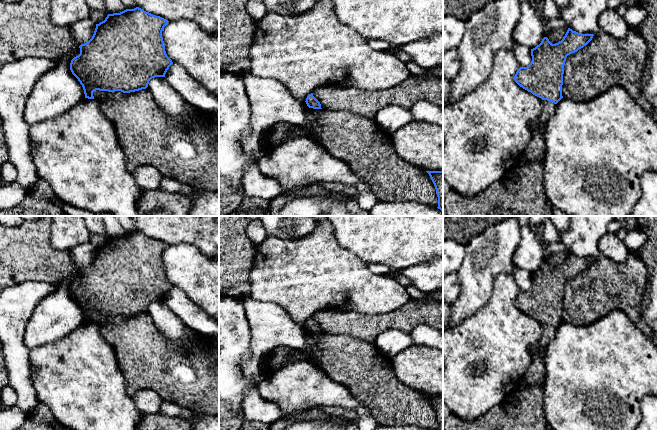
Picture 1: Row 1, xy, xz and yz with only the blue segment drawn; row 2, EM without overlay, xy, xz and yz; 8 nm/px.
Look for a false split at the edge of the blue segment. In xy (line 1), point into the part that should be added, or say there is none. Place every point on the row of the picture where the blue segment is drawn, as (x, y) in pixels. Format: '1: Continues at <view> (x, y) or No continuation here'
1: No continuation here

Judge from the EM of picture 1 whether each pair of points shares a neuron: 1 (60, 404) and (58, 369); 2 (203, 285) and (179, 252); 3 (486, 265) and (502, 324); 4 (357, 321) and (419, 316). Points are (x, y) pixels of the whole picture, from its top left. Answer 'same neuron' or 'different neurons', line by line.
1: same neuron
2: same neuron
3: different neurons
4: same neuron

